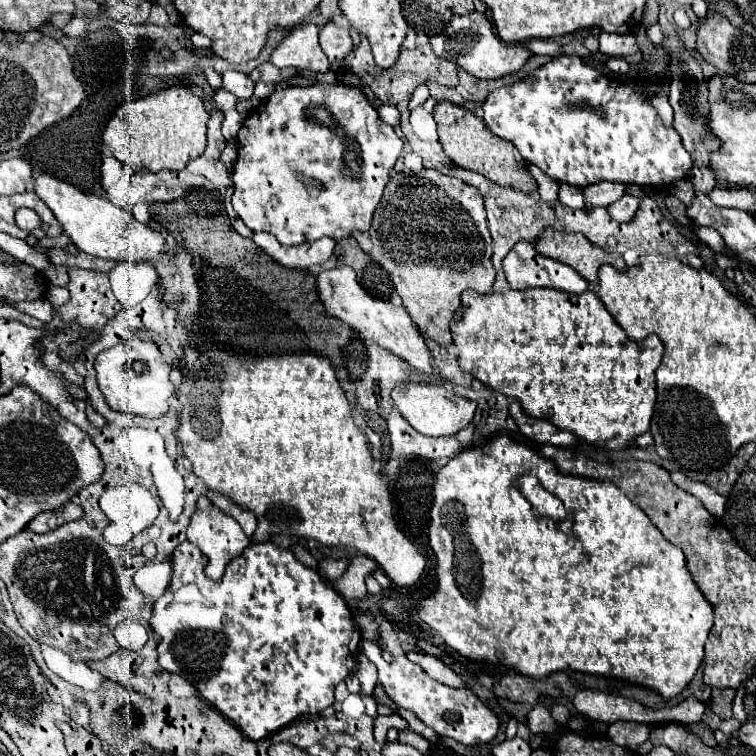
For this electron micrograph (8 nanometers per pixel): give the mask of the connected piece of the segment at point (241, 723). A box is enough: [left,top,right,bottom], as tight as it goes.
[151,542,361,740]

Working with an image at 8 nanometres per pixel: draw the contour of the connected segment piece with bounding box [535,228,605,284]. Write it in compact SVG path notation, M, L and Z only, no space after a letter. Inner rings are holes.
M545 228L545 232L535 240L535 248L543 256L569 264L589 284L597 284L597 270L605 262L605 252L603 248L591 244L583 234L565 234L553 228Z

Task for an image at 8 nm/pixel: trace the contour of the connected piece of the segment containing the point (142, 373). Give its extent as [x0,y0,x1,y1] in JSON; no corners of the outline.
[95,338,177,420]

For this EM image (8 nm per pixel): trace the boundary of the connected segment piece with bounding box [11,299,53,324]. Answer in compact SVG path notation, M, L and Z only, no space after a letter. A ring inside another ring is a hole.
M38 299L33 302L17 302L11 304L22 313L37 318L44 323L49 323L53 317L53 308L48 300Z

